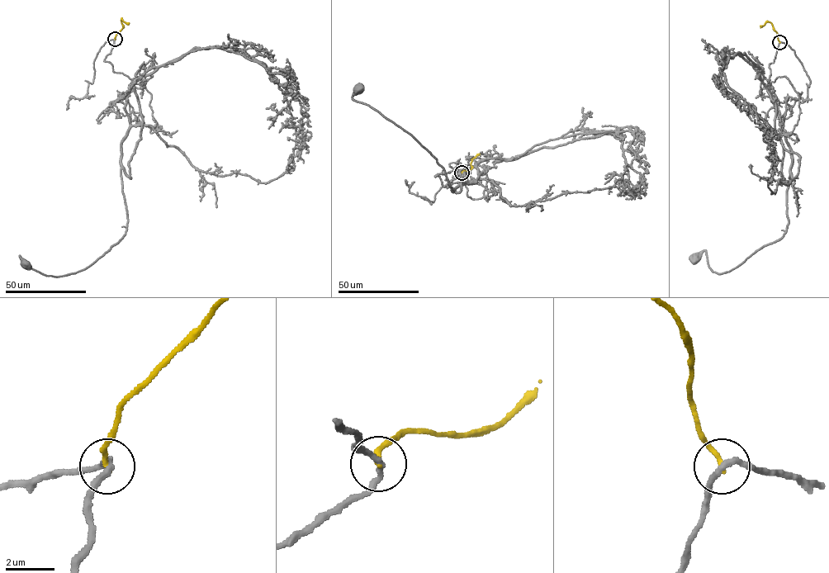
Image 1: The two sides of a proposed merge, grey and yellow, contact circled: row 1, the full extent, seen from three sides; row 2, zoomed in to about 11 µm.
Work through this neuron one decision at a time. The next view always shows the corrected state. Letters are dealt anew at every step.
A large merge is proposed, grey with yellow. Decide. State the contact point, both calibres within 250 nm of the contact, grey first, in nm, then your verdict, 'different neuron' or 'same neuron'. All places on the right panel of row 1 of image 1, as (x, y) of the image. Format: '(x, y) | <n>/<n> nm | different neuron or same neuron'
(779, 42) | 240/200 nm | different neuron

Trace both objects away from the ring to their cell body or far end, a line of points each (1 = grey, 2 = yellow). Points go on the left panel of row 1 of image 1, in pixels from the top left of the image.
1: (115, 39), (104, 60), (132, 82), (121, 152), (127, 229), (78, 272), (47, 276), (20, 256), (26, 264)
2: (115, 39), (123, 27), (120, 20), (129, 23)

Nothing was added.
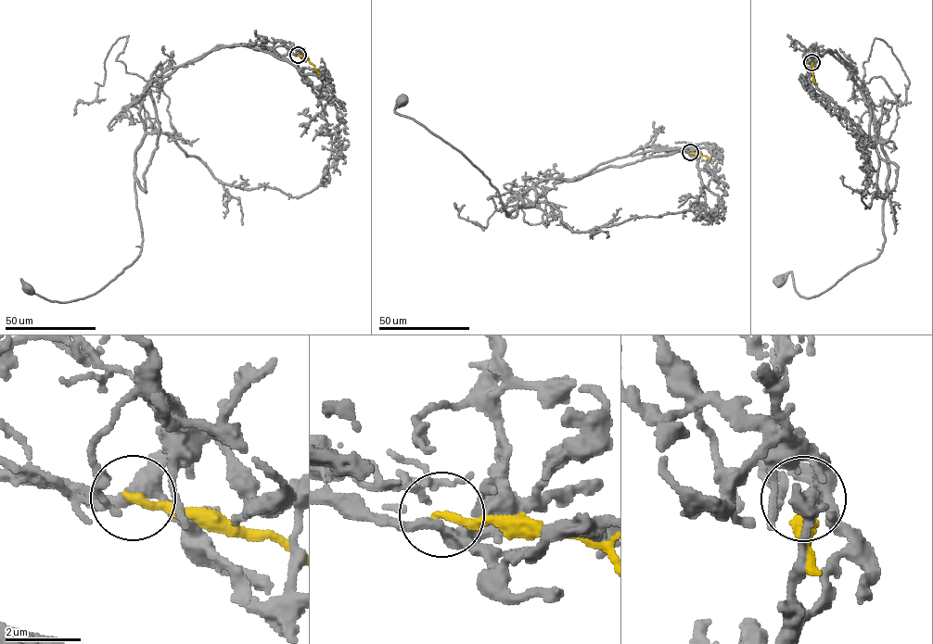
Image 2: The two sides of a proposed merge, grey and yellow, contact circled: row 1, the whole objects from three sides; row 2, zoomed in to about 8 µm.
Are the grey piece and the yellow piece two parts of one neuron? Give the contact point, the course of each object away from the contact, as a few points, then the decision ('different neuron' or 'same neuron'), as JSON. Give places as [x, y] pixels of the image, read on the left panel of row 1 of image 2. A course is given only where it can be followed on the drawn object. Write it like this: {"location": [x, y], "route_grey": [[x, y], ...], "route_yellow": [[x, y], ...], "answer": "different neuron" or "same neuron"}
{"location": [298, 55], "route_grey": [[298, 55], [216, 45], [166, 69], [140, 112], [139, 255], [93, 295], [52, 301], [21, 280], [28, 289]], "route_yellow": [[298, 55], [313, 65], [318, 74]], "answer": "different neuron"}

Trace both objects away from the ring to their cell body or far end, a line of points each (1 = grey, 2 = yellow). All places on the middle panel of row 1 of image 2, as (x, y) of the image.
1: (690, 153), (544, 179), (508, 215), (474, 164), (396, 113), (401, 101)
2: (690, 152), (705, 156), (708, 161)

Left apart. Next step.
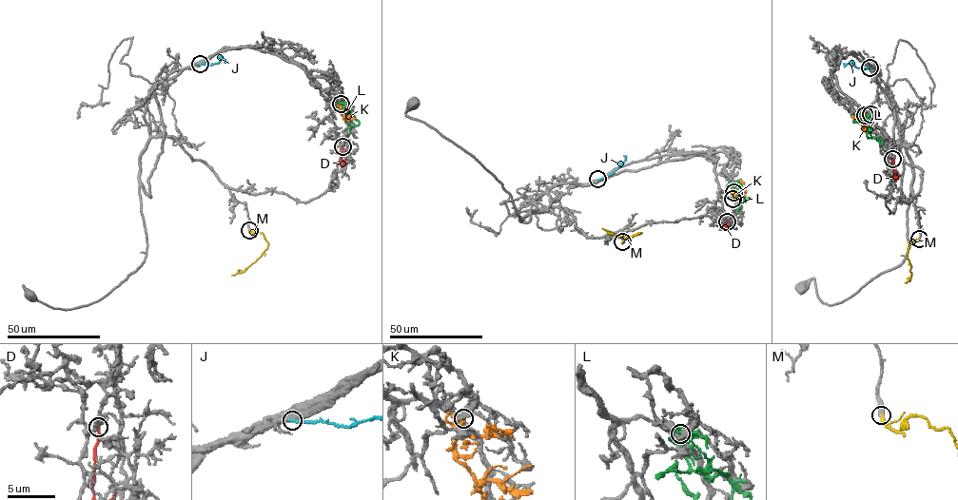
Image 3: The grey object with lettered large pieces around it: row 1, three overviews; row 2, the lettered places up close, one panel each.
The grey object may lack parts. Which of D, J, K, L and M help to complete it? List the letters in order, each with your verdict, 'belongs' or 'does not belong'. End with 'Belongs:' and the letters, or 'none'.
D: does not belong
J: does not belong
K: belongs
L: does not belong
M: belongs
Belongs: K, M

